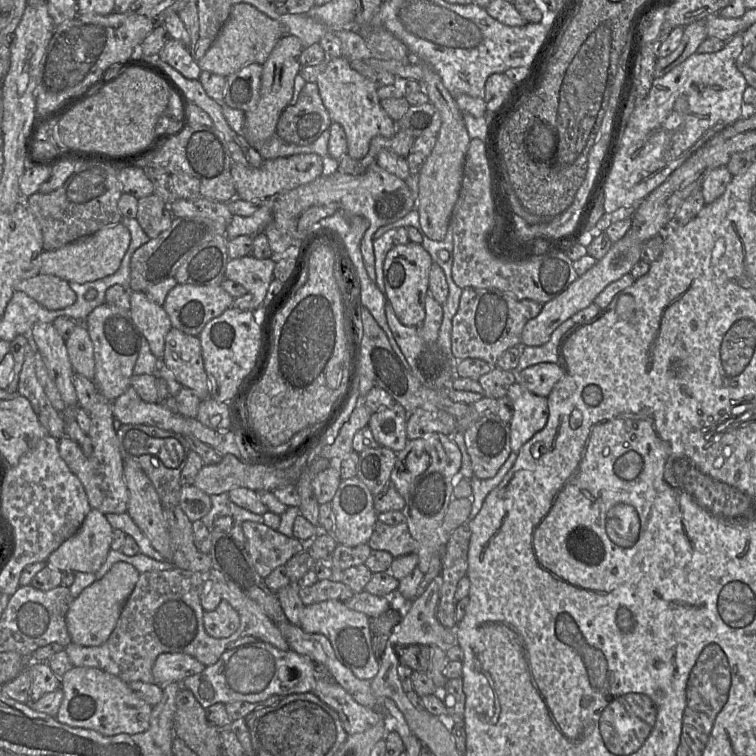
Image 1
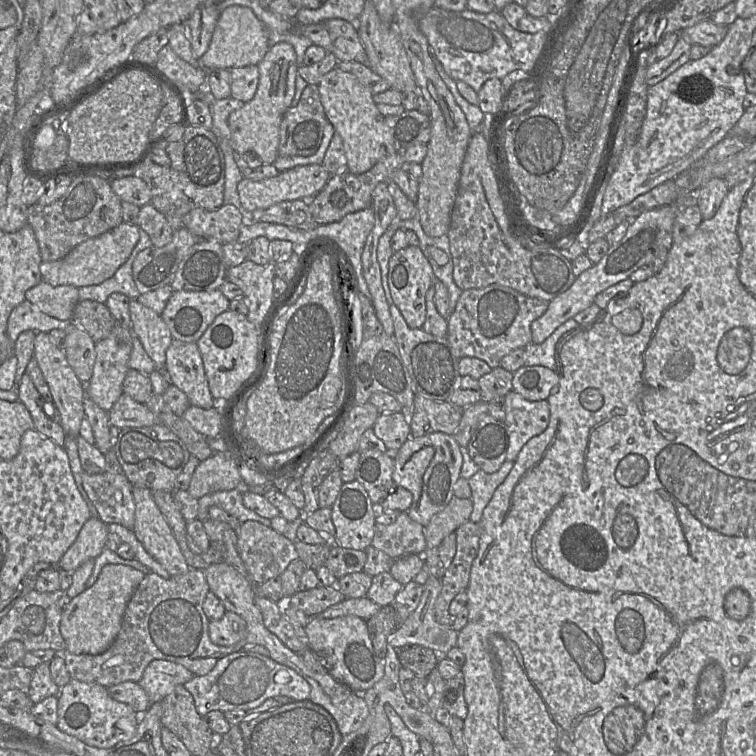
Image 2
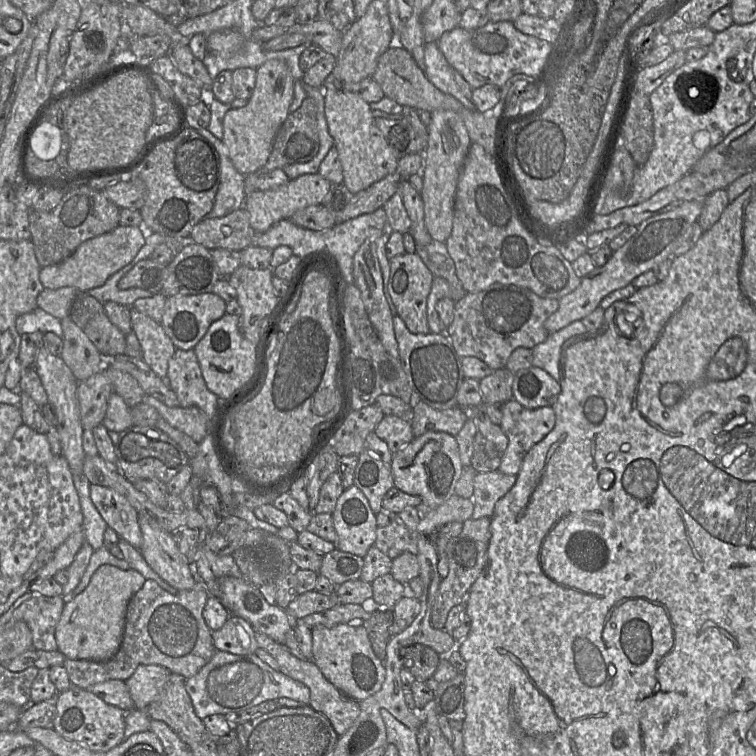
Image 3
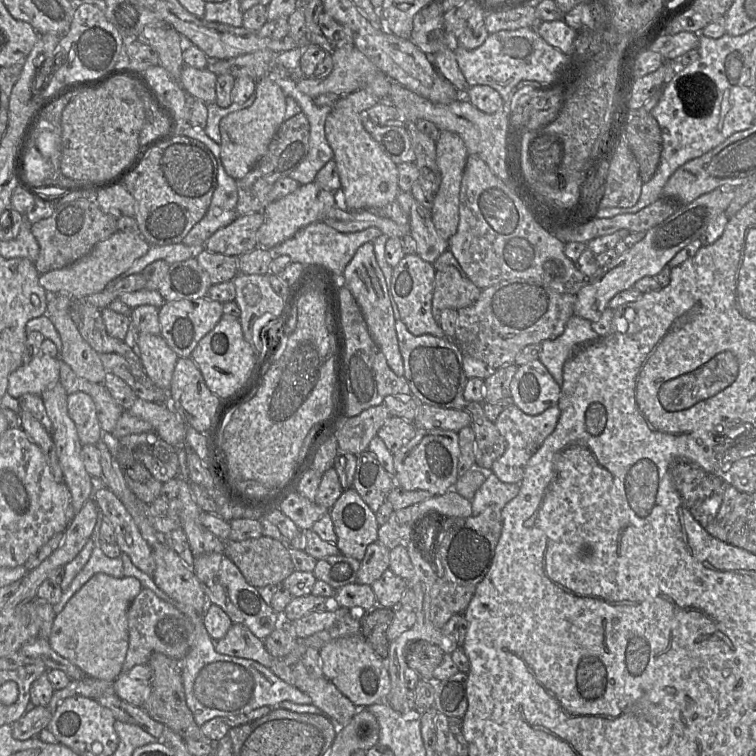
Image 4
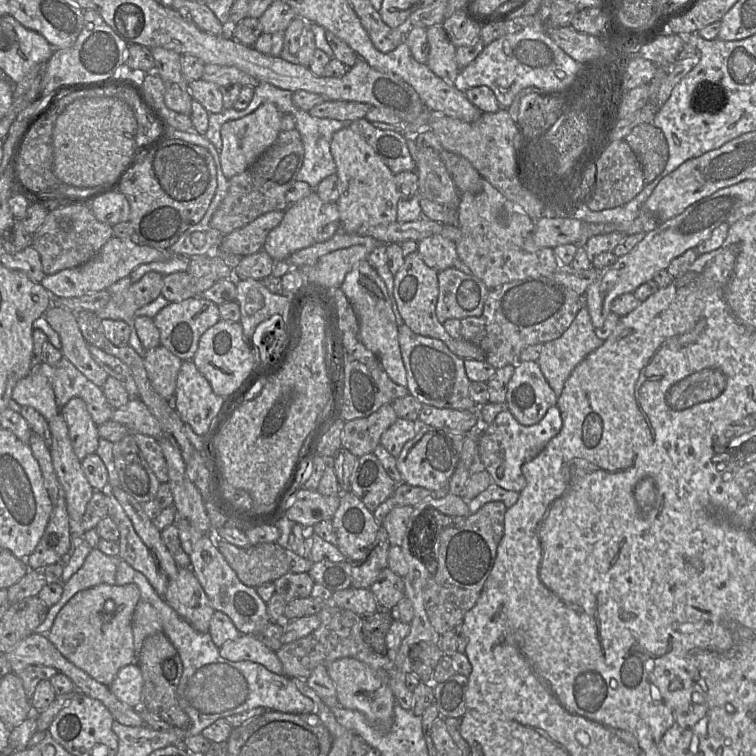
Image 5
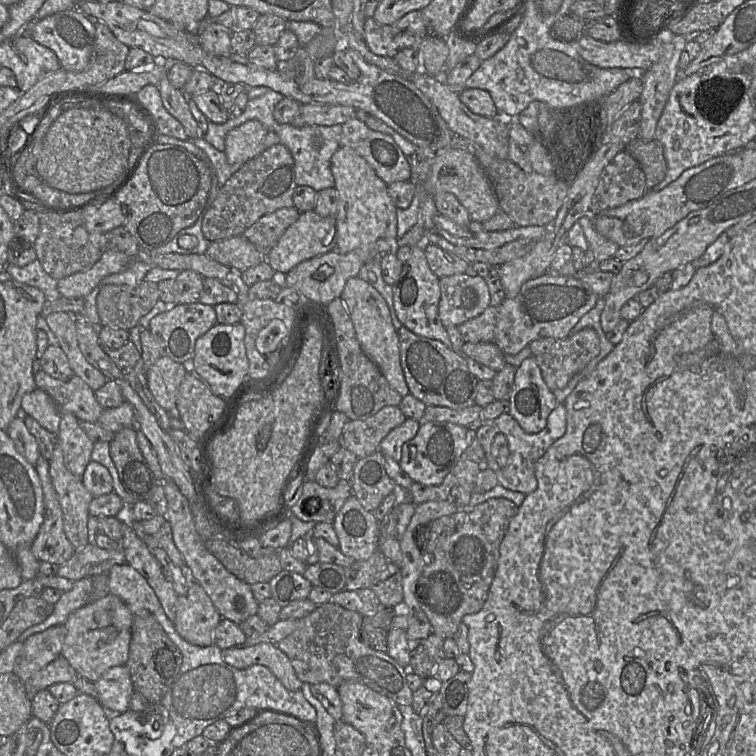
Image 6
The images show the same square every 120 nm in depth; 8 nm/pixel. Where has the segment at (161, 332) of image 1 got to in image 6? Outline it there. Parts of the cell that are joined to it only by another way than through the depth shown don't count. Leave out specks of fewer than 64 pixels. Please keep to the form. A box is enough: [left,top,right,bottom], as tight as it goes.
[147,355,187,410]

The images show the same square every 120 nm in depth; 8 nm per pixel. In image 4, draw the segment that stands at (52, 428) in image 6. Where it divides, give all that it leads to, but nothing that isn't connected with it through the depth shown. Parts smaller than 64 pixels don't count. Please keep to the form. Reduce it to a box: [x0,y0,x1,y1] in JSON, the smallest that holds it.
[7,354,59,399]

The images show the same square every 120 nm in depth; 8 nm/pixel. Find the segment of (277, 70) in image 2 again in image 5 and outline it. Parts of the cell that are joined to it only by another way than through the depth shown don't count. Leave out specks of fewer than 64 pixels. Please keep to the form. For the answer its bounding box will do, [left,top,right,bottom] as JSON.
[219,103,283,179]

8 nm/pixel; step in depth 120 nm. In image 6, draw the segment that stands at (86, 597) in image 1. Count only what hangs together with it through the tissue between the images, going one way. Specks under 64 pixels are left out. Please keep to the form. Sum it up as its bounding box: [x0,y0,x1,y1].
[61,594,133,682]

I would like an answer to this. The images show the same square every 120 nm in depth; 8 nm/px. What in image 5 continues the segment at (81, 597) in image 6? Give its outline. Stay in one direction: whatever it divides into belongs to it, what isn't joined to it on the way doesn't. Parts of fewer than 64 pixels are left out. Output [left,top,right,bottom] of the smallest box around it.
[34,547,119,635]

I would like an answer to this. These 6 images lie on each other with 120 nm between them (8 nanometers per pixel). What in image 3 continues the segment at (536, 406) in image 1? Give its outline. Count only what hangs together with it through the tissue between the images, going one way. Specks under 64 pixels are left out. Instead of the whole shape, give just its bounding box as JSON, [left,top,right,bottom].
[498,398,555,475]

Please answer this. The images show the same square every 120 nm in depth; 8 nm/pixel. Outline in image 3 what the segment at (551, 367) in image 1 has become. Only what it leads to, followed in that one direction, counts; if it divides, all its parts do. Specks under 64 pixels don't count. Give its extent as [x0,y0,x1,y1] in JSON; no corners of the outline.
[512,366,561,409]

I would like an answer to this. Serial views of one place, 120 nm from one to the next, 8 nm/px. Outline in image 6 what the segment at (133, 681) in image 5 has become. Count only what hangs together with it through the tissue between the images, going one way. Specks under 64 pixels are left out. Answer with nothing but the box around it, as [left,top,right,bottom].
[94,665,134,714]

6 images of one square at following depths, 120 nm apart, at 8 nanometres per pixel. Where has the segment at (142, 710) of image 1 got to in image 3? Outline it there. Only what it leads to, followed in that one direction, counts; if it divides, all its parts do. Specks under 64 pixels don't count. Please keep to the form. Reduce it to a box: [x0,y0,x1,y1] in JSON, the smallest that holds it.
[53,685,125,752]

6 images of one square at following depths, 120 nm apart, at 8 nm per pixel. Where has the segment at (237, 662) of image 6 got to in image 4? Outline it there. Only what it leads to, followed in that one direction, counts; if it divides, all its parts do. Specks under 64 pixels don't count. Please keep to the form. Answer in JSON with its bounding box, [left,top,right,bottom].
[215,623,273,668]

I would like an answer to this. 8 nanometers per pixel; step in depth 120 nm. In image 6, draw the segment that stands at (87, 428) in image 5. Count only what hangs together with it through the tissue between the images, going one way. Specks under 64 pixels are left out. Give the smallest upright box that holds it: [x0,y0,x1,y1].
[56,413,94,479]

